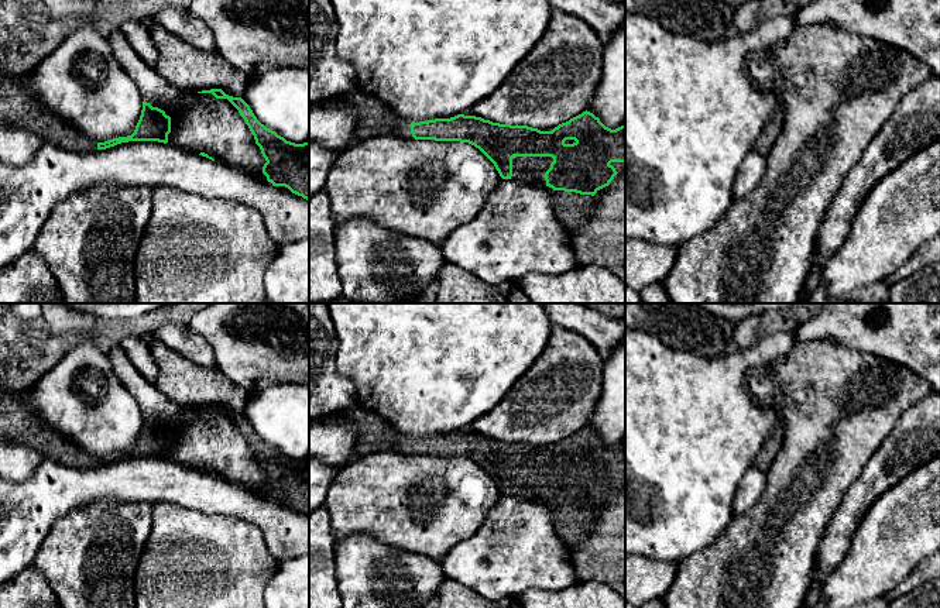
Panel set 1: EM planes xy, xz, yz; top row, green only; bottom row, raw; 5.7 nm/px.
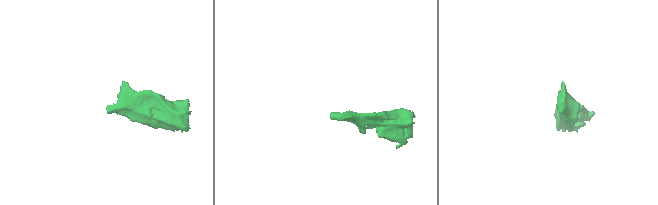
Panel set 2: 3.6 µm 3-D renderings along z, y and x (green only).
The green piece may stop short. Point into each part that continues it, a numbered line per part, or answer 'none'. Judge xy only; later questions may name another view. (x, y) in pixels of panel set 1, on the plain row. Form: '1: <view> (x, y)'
1: xy (19, 421)

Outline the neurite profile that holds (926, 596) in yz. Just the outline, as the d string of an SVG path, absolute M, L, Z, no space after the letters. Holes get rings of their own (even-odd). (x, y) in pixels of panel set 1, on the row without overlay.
M940 578L924 581L889 602L889 608L940 608Z

